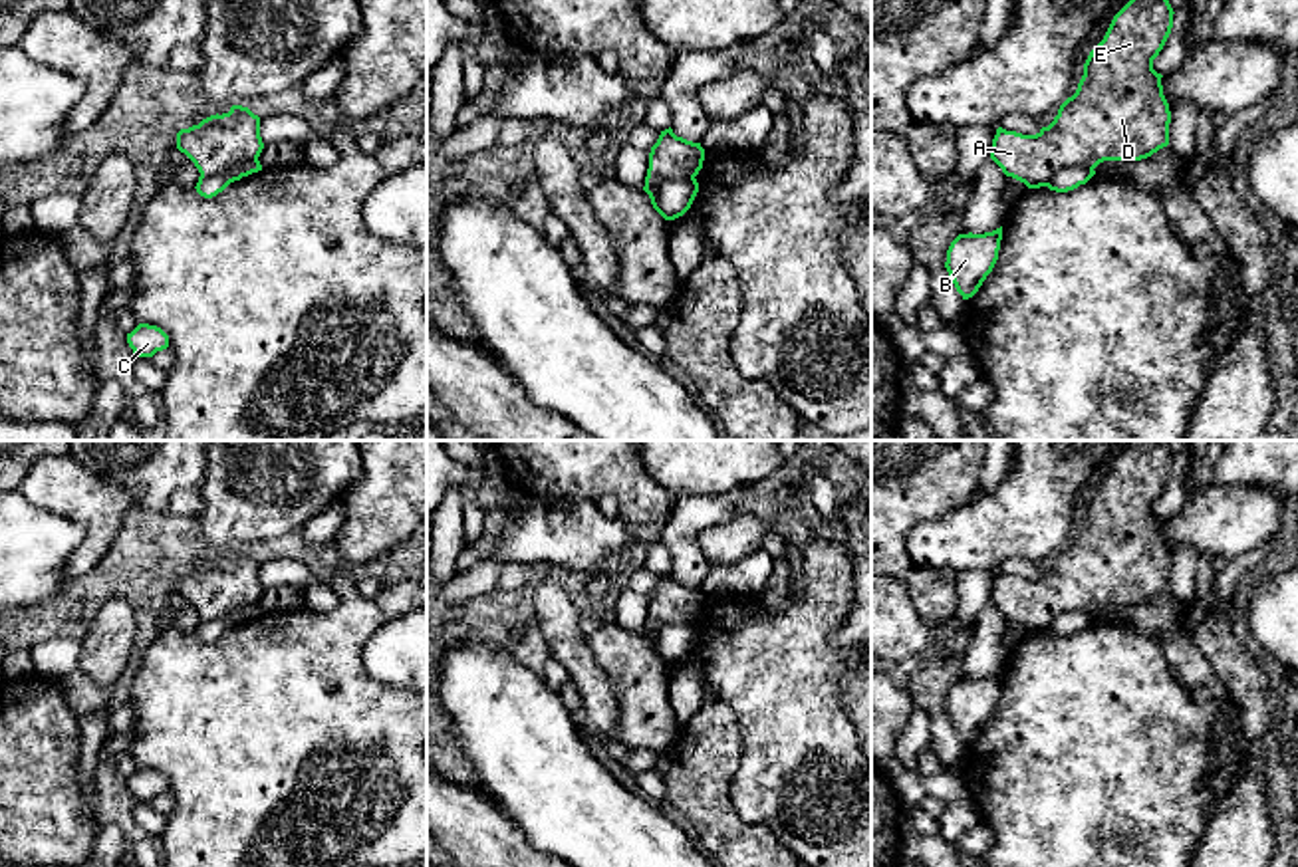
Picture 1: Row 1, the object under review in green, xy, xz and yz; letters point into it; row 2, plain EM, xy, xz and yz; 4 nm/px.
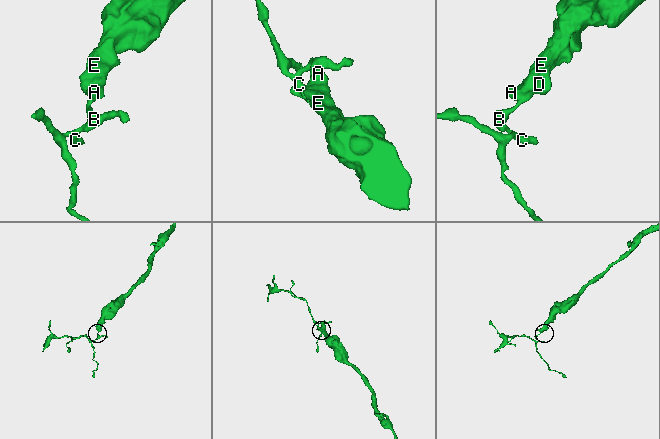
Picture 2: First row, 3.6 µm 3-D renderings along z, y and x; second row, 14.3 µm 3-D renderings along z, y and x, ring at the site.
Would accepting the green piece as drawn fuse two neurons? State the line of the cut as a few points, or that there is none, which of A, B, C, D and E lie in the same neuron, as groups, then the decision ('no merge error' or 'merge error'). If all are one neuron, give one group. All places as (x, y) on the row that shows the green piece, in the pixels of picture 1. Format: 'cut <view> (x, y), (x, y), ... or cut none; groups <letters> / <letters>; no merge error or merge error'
cut xy (257, 157), (211, 175), (201, 175); groups A D E / B C; merge error

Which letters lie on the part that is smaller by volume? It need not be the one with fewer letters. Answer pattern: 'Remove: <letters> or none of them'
Remove: B, C

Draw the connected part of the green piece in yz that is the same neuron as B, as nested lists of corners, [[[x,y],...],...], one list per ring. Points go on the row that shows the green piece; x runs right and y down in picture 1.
[[[1002,226],[984,234],[959,234],[949,250],[945,268],[963,296],[973,298],[992,272],[1002,240]]]

